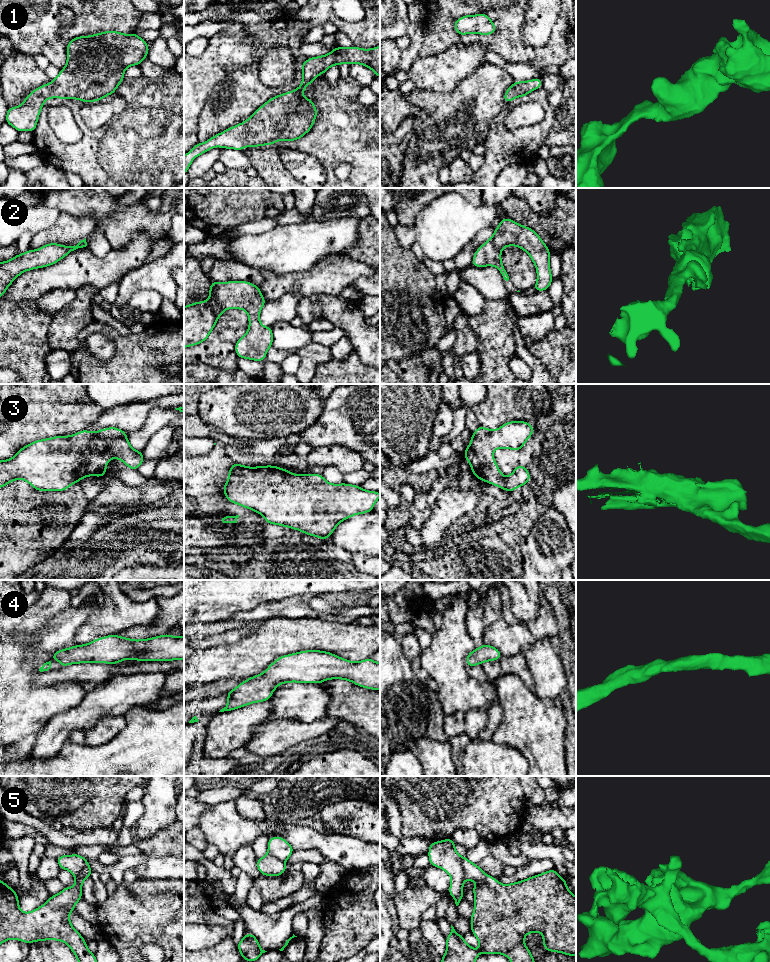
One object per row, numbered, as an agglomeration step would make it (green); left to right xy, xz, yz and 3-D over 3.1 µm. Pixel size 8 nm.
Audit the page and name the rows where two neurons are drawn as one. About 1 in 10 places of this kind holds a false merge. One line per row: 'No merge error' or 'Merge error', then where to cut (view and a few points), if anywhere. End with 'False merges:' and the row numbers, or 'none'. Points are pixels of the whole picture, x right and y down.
1: No merge error. No split
2: No merge error. No split
3: No merge error. No split
4: No merge error. No split
5: Merge error. Split along yz (460, 857), (465, 878)
False merges: 5

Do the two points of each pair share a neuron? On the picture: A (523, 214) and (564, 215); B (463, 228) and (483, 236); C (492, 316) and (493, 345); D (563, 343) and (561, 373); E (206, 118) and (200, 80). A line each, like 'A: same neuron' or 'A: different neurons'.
A: same neuron
B: different neurons
C: same neuron
D: same neuron
E: different neurons

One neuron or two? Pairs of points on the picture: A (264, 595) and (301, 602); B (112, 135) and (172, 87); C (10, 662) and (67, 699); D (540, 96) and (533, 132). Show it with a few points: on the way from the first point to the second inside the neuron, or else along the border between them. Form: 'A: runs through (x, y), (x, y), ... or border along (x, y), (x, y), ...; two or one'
A: border along (307, 595), (294, 595), (261, 604); two
B: runs through (127, 130), (157, 102); one
C: runs through (15, 679), (35, 699), (50, 699); one
D: runs through (547, 106), (548, 120), (543, 125); one

